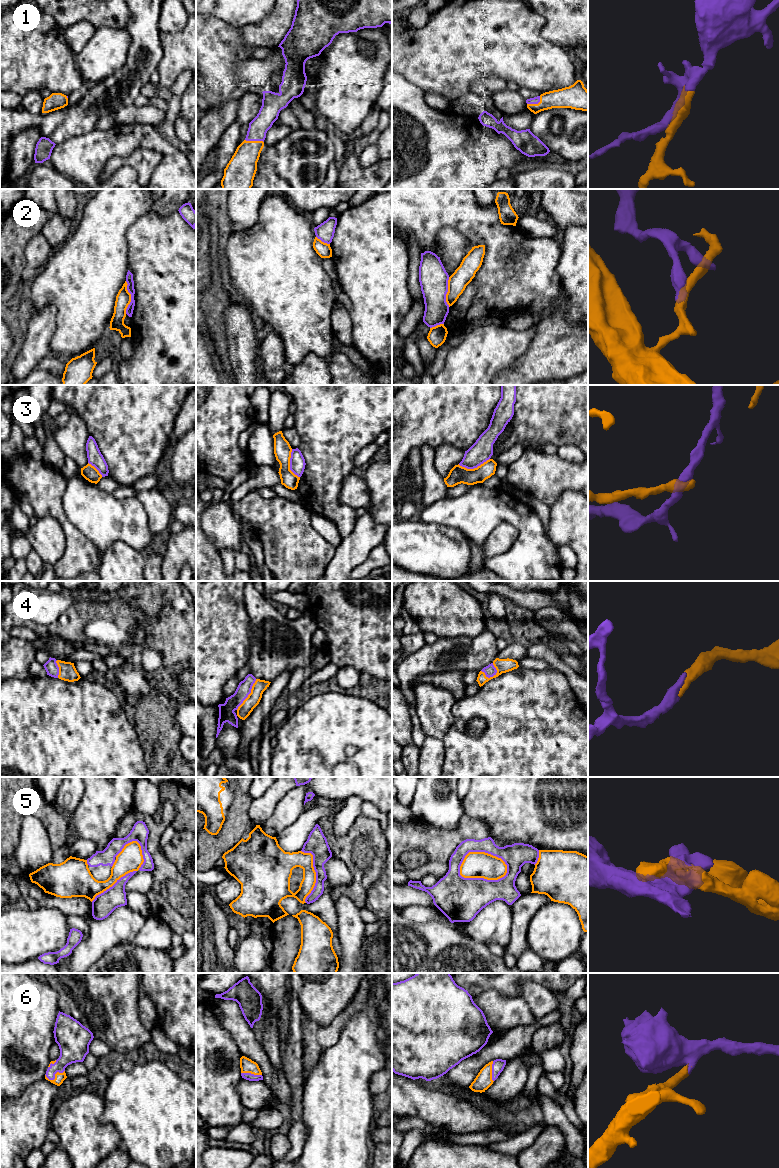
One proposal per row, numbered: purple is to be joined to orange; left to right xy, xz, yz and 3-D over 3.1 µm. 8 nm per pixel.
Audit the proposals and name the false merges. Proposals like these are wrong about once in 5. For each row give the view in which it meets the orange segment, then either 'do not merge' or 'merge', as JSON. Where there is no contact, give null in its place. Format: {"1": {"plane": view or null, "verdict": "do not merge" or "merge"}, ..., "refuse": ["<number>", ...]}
{"1": {"plane": "xz", "verdict": "merge"}, "2": {"plane": "xy", "verdict": "do not merge"}, "3": {"plane": "yz", "verdict": "do not merge"}, "4": {"plane": "xz", "verdict": "merge"}, "5": {"plane": "yz", "verdict": "do not merge"}, "6": {"plane": "xy", "verdict": "merge"}, "refuse": ["2", "3", "5"]}

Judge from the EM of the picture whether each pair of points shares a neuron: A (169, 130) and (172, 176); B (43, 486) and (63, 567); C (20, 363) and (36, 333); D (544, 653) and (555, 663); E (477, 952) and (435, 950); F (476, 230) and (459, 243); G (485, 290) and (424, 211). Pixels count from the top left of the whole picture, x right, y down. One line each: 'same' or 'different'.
A: different
B: same
C: same
D: same
E: same
F: different
G: same

